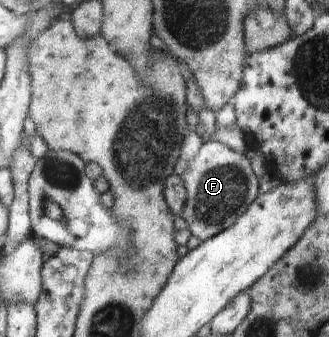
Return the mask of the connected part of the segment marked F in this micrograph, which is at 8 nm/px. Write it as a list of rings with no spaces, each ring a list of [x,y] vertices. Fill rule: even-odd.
[[[210,137],[204,139],[196,156],[188,161],[188,168],[181,179],[187,190],[181,217],[188,223],[191,234],[201,241],[232,226],[259,195],[259,178],[254,174],[247,155]]]

